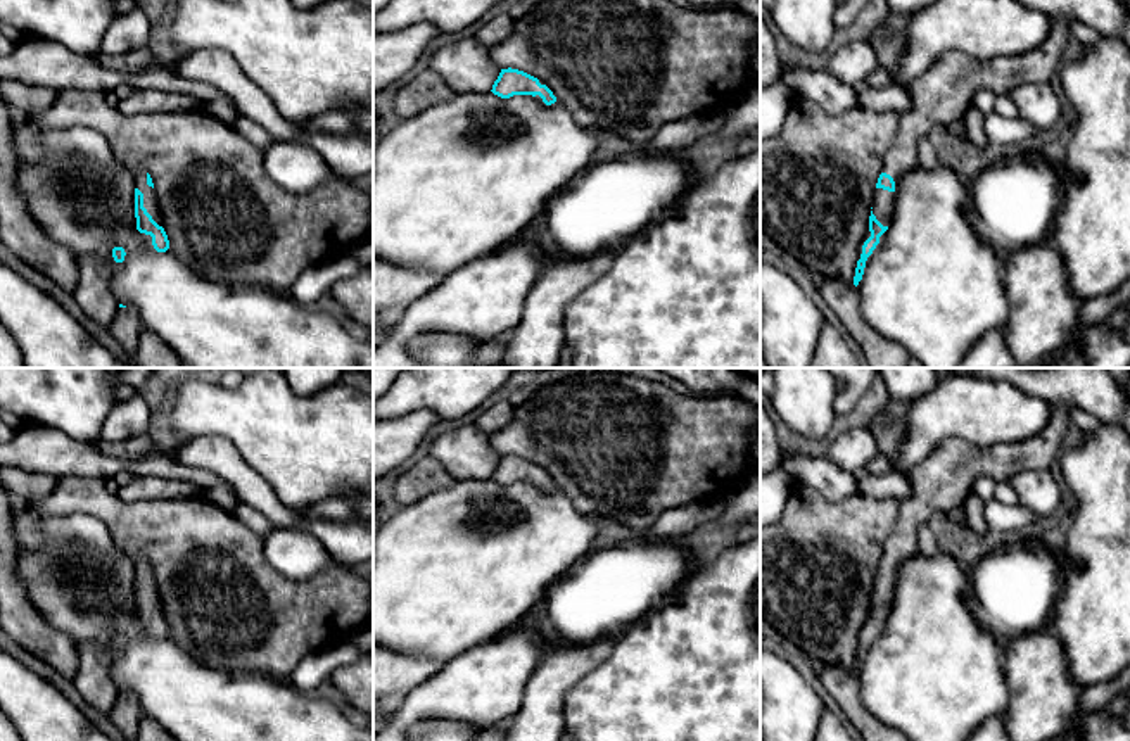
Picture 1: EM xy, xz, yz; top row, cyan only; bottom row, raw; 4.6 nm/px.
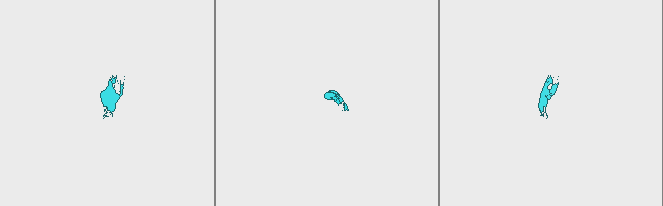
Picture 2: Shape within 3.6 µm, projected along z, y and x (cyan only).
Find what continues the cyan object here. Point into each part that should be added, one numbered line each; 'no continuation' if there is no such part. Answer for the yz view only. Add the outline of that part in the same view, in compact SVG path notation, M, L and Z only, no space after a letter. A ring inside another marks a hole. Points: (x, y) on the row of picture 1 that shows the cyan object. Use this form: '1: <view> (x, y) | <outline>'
1: yz (883, 201) | M883 188L874 190L871 211L883 226L890 226L893 204L895 204L895 192L888 192Z

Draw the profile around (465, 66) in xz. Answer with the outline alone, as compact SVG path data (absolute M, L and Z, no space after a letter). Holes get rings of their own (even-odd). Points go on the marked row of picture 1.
M475 38L435 50L429 69L437 73L454 93L492 90L501 69L491 60L489 48Z

